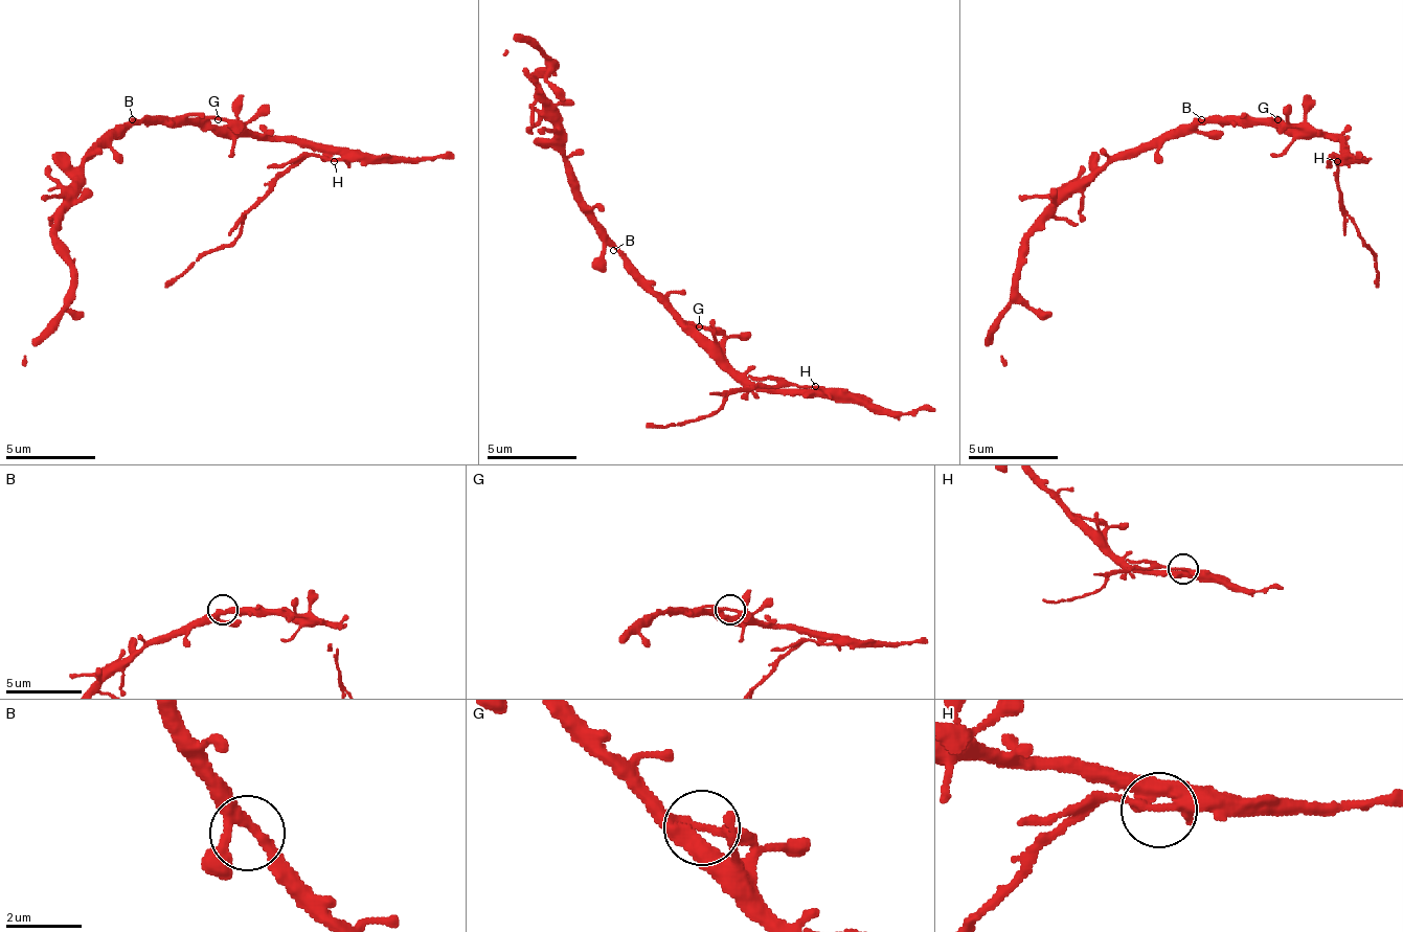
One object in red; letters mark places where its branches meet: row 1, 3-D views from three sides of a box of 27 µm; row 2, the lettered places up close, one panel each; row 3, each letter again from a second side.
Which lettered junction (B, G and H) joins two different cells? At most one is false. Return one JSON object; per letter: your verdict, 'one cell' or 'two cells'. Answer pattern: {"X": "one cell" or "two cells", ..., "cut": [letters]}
{"B": "one cell", "G": "one cell", "H": "two cells", "cut": ["H"]}

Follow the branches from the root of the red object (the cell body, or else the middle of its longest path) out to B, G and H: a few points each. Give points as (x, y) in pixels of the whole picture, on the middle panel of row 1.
B: (640, 272), (636, 272), (613, 250)
G: (640, 272), (640, 277), (685, 322), (695, 322), (699, 326)
H: (640, 272), (640, 277), (703, 340), (708, 340), (757, 385), (771, 385), (775, 390), (812, 390), (816, 385)

